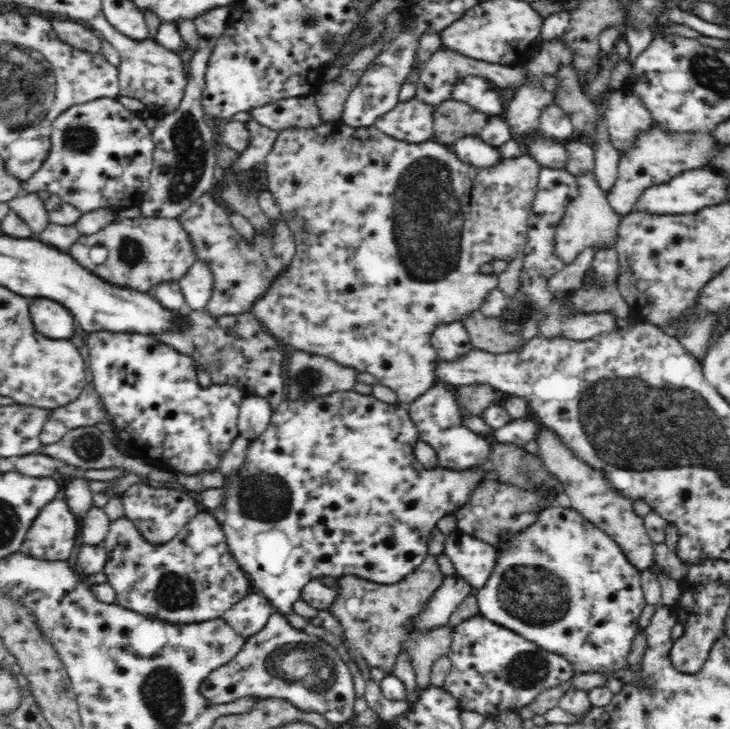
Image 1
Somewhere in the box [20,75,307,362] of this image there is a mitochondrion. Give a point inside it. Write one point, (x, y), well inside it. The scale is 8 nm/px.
(187, 162)

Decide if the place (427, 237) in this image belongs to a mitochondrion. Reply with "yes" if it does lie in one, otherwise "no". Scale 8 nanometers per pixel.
yes

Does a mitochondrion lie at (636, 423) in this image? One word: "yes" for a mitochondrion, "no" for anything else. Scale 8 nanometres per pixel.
yes

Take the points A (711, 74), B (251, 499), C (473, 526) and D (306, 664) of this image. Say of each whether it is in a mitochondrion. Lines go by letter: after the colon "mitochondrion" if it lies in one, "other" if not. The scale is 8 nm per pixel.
A: mitochondrion
B: mitochondrion
C: other
D: mitochondrion

